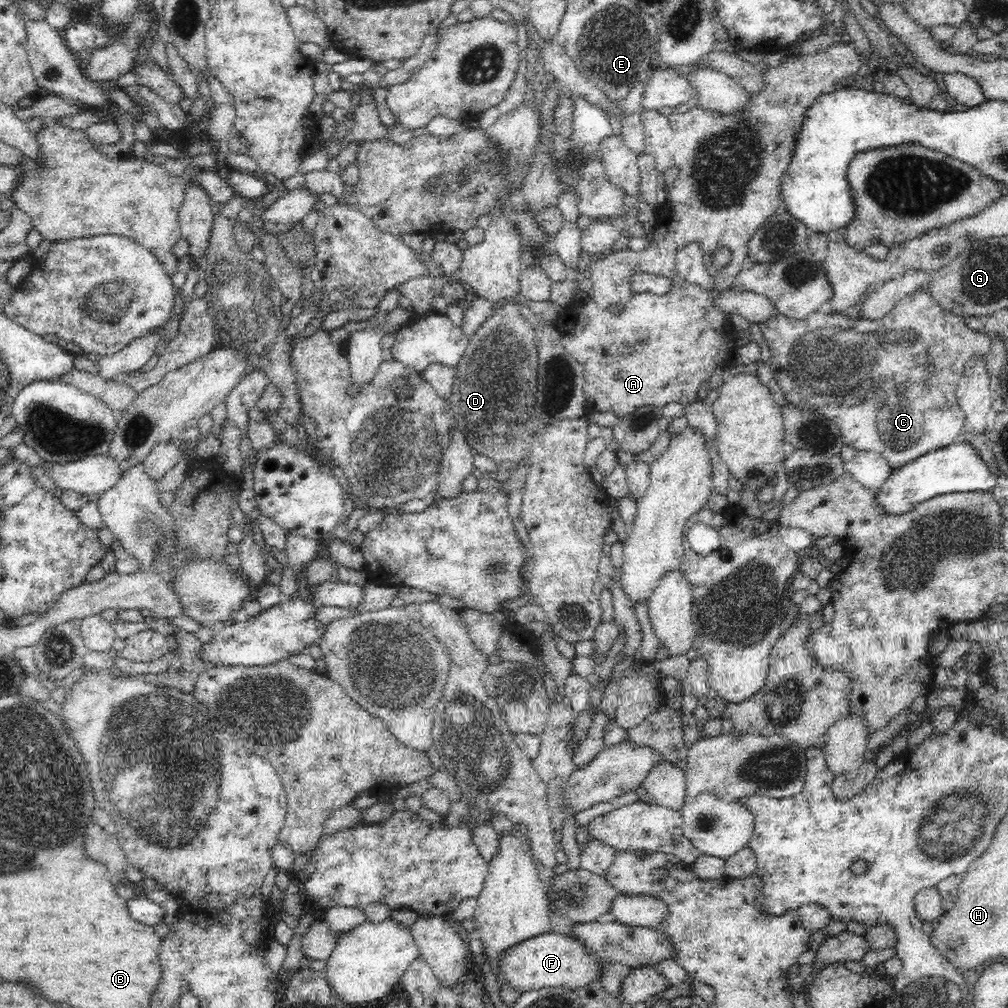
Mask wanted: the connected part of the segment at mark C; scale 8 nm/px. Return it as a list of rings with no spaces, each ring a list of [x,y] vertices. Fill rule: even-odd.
[[[926,290],[902,298],[894,306],[894,309],[890,310],[889,314],[879,320],[850,318],[841,314],[829,314],[828,311],[824,310],[810,314],[805,320],[791,320],[786,316],[775,315],[768,321],[759,323],[759,327],[763,333],[763,342],[768,345],[771,352],[768,362],[774,371],[774,380],[783,392],[785,400],[804,410],[814,409],[834,421],[841,430],[841,436],[845,444],[858,451],[866,450],[880,453],[888,461],[892,469],[898,469],[905,464],[914,462],[919,456],[950,446],[954,444],[954,440],[958,440],[960,433],[966,432],[965,416],[958,406],[957,389],[963,376],[966,361],[972,355],[985,355],[990,350],[990,345],[993,342],[992,337],[986,335],[986,333],[970,329],[964,317],[942,309]]]

